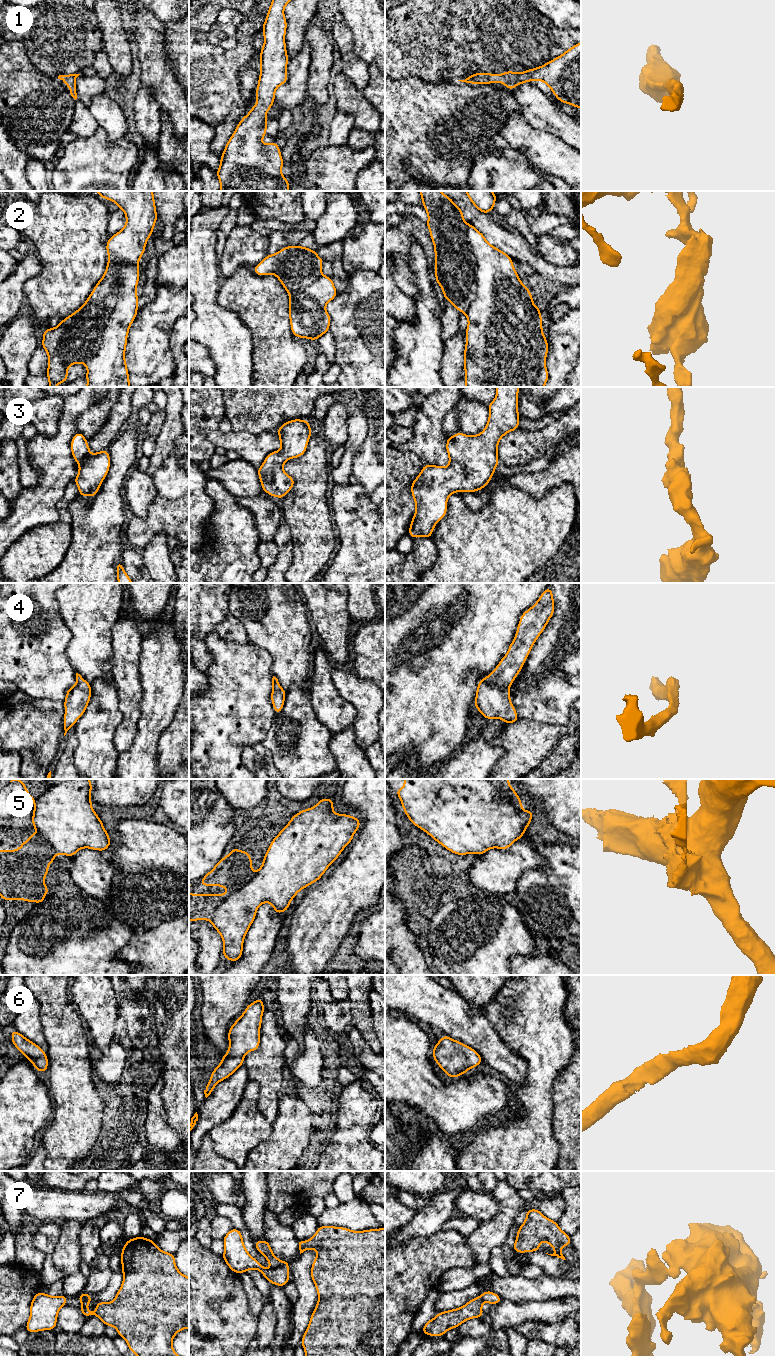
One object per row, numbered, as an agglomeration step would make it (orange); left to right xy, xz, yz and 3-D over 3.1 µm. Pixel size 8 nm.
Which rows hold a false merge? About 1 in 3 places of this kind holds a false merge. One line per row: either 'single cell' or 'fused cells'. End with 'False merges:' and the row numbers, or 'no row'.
1: single cell
2: single cell
3: single cell
4: single cell
5: single cell
6: single cell
7: fused cells
False merges: 7

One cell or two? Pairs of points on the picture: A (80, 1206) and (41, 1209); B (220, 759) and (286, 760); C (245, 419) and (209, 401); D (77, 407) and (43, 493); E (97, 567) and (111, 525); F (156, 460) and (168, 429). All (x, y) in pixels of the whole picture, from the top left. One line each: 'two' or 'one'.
A: one
B: two
C: two
D: one
E: one
F: one

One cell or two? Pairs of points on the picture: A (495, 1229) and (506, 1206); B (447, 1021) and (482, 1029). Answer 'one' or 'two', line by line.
A: one
B: one

